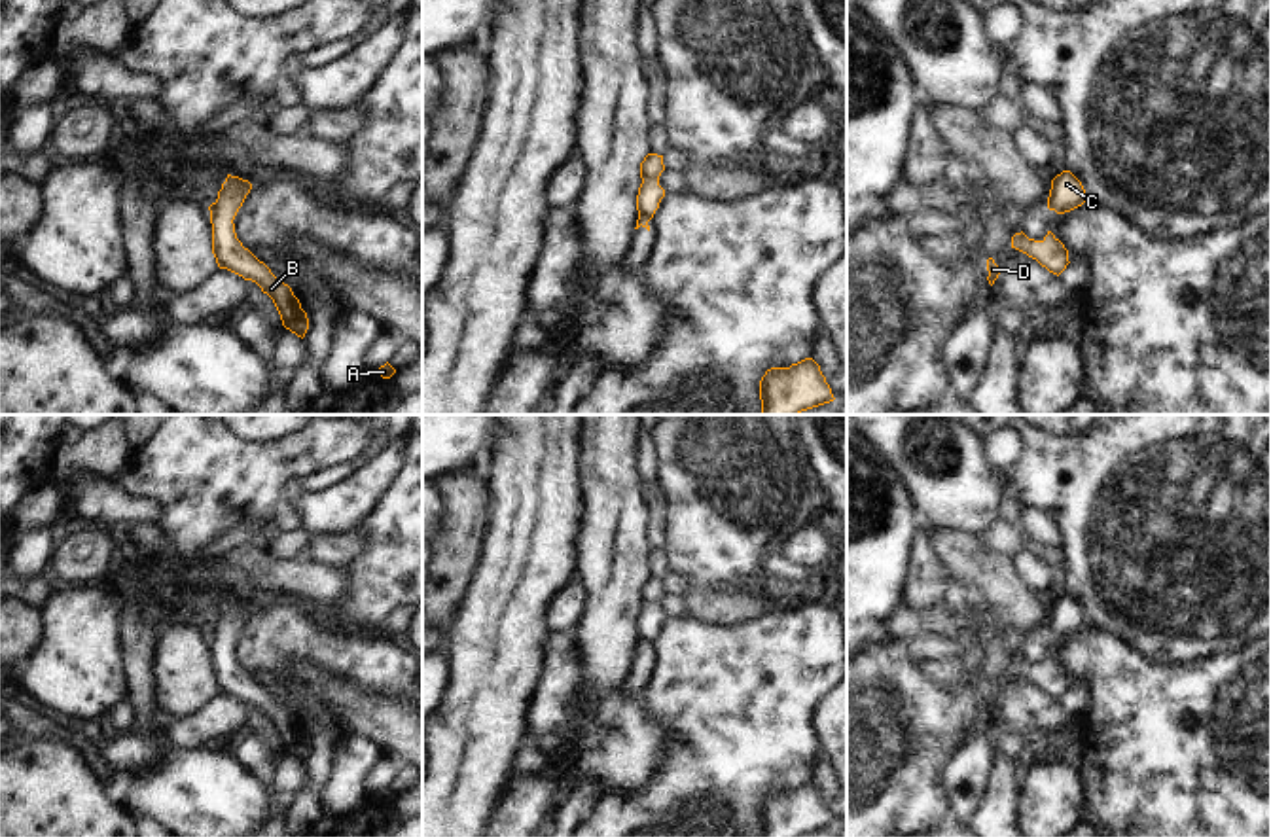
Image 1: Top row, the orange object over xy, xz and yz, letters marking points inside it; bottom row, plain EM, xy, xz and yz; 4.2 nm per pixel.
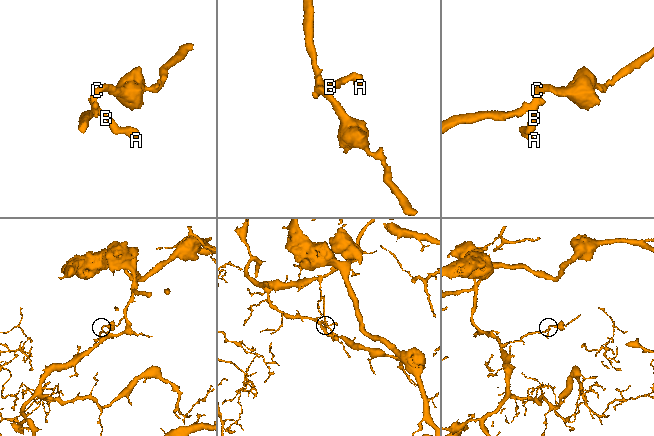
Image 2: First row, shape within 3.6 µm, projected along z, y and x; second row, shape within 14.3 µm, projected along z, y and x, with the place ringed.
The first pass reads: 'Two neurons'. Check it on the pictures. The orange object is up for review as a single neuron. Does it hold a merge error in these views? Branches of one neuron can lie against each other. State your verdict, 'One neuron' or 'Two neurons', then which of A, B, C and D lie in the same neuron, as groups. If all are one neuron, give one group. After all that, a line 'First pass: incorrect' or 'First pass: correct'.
One neuron. Groups: A B C D
First pass: incorrect

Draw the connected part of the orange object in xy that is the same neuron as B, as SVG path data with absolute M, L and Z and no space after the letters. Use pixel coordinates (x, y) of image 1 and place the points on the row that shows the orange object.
M227 174L222 184L218 199L208 206L212 223L212 254L220 269L227 269L244 280L256 282L261 292L273 299L282 326L303 339L309 329L309 318L301 309L299 299L288 284L280 282L271 269L237 239L233 220L250 189L252 184L248 180L231 174Z

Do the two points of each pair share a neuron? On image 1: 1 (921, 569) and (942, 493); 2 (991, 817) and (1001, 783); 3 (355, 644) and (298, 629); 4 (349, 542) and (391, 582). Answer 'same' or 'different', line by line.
1: different
2: same
3: same
4: different

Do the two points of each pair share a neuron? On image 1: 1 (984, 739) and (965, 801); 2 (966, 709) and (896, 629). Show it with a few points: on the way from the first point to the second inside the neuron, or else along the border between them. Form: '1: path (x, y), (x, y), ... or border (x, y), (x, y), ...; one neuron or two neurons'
1: path (976, 754), (972, 760), (972, 786); one neuron
2: border (876, 637), (879, 641), (912, 641); two neurons

